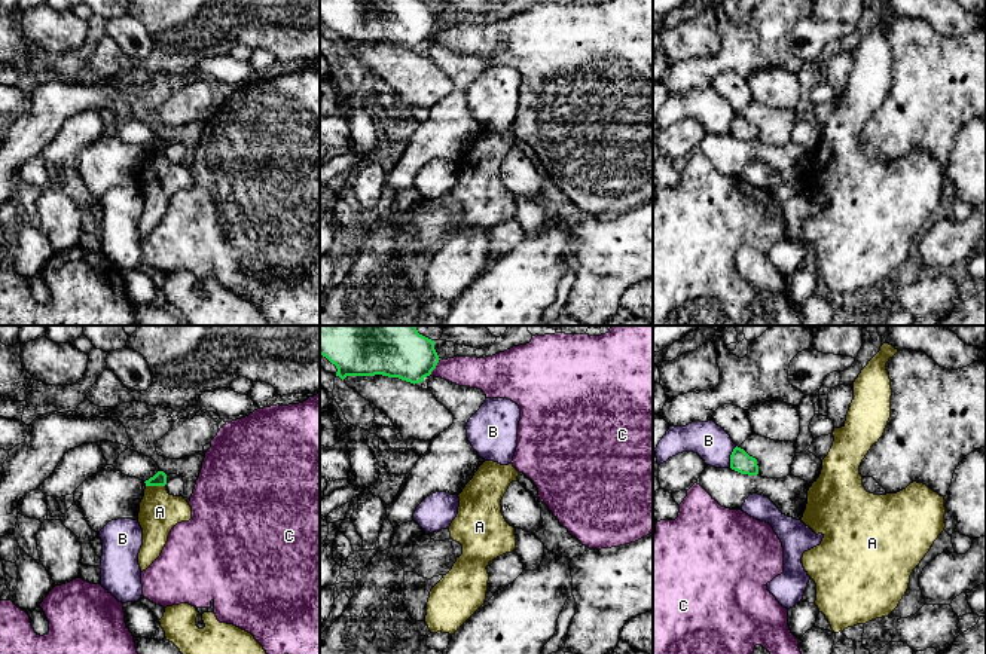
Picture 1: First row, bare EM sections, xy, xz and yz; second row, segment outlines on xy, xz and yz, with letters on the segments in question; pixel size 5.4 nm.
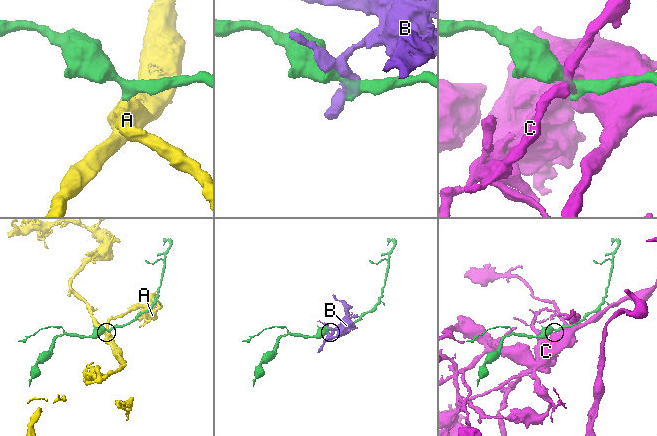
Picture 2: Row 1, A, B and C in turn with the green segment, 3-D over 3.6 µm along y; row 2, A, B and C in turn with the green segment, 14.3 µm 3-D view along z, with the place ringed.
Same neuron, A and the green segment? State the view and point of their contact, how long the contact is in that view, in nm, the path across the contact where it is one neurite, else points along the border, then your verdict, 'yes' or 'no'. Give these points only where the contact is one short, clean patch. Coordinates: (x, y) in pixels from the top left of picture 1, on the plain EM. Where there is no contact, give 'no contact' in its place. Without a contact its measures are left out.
xy (155, 152) | 100 nm | along xy (146, 152), (164, 153) | no

